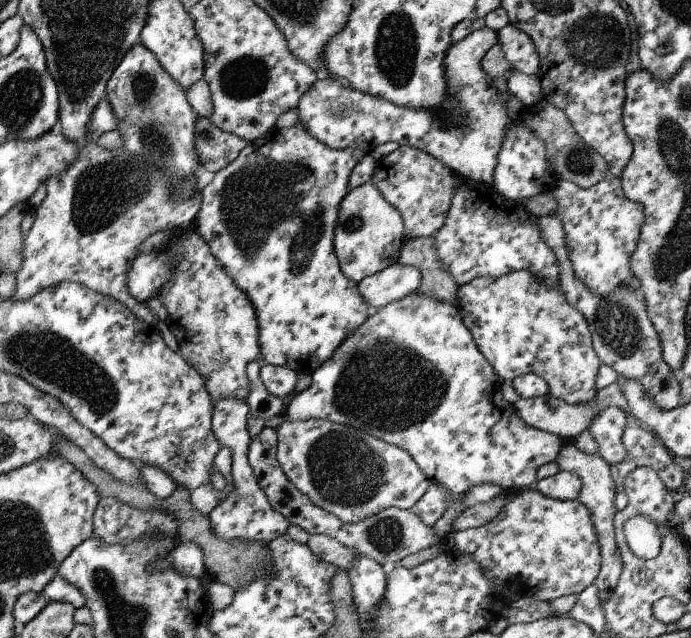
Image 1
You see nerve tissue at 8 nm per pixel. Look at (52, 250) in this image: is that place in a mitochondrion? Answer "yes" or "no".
no

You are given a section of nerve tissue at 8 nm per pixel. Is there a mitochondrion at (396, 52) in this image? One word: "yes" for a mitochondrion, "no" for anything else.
yes

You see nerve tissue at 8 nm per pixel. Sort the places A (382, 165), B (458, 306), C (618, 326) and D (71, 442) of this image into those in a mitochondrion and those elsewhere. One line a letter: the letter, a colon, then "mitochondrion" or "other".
A: other
B: other
C: mitochondrion
D: other

